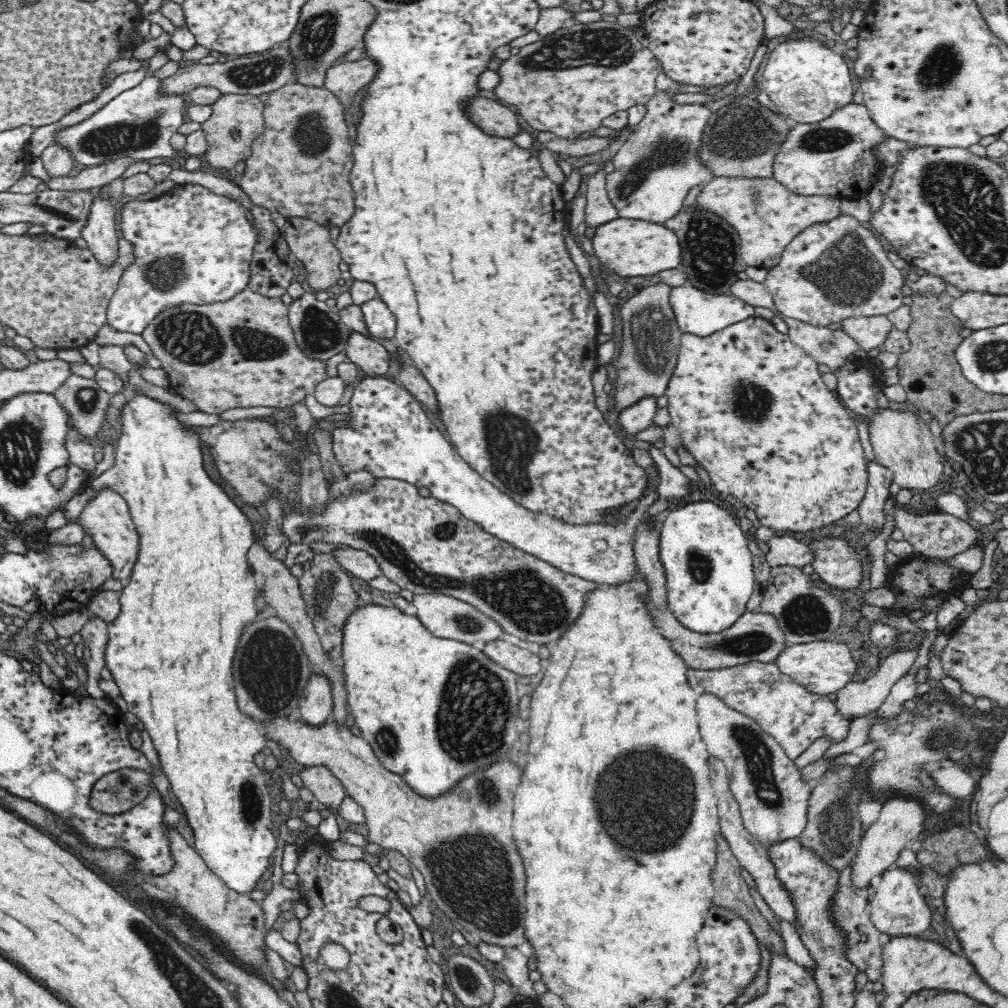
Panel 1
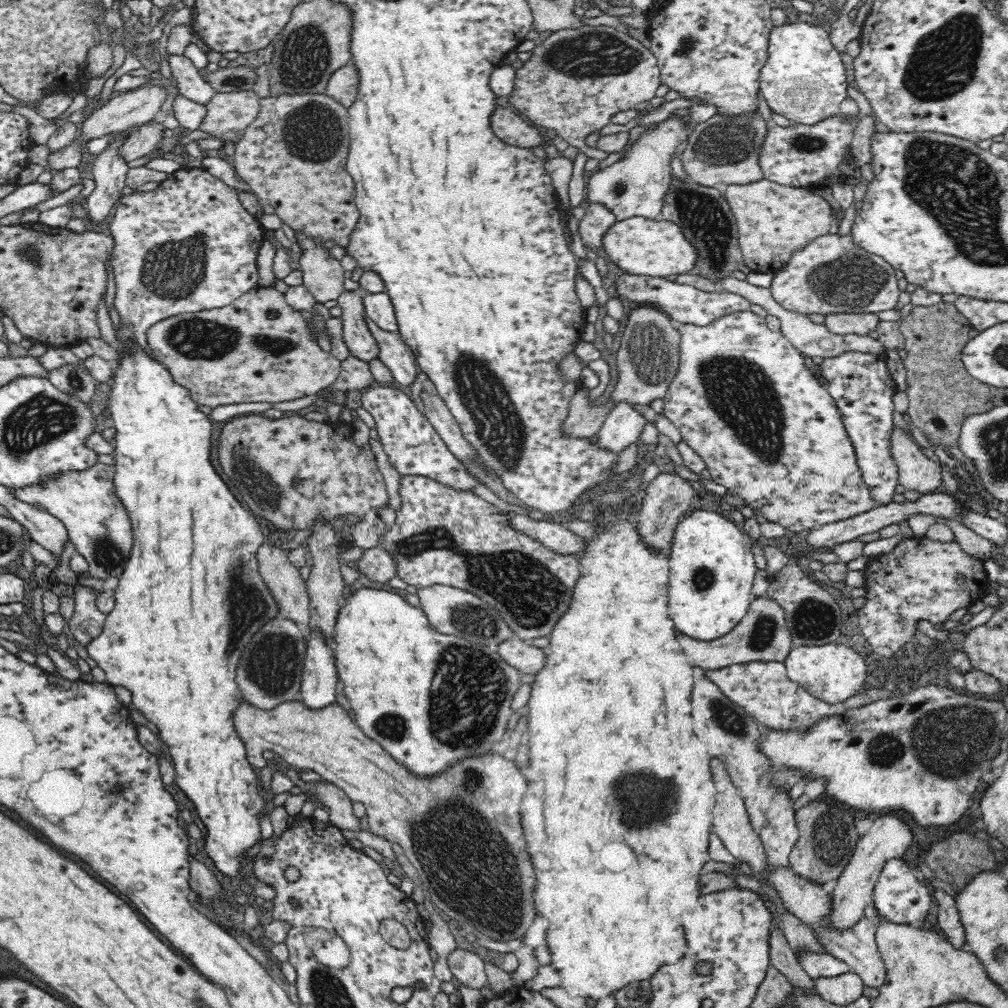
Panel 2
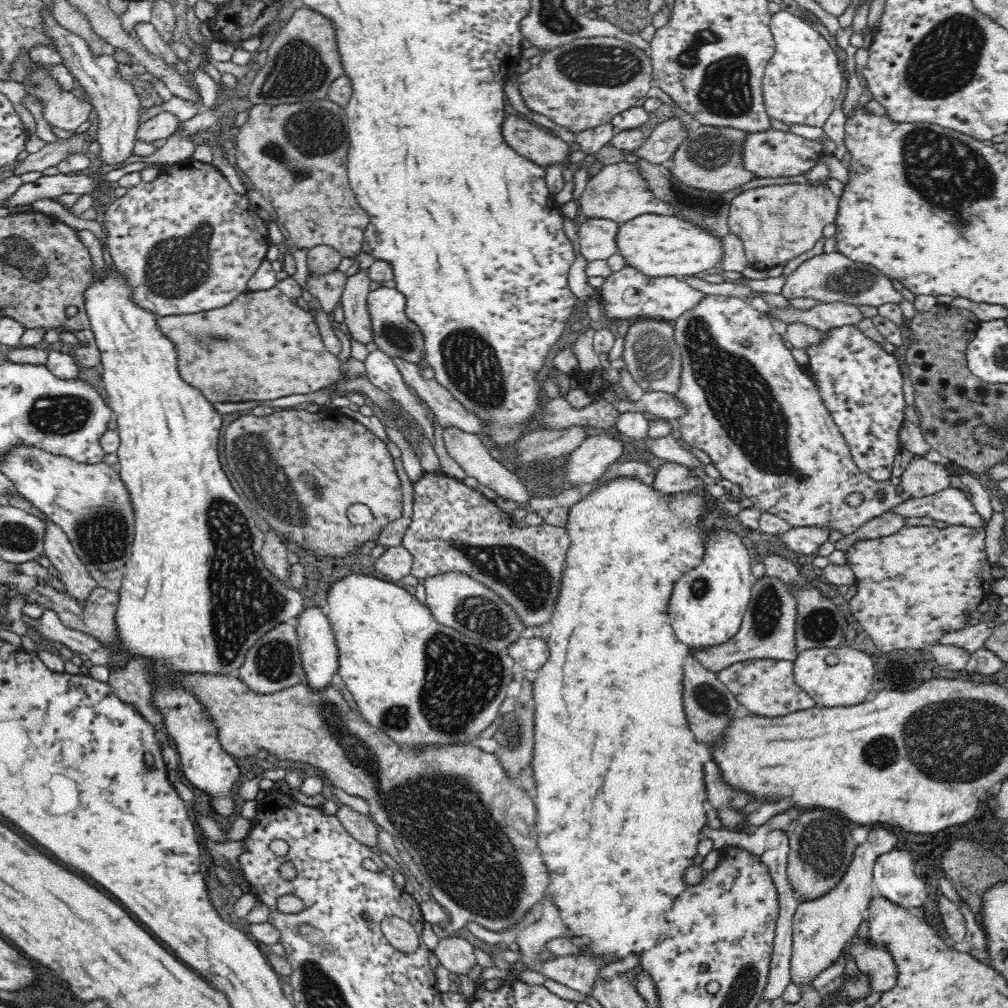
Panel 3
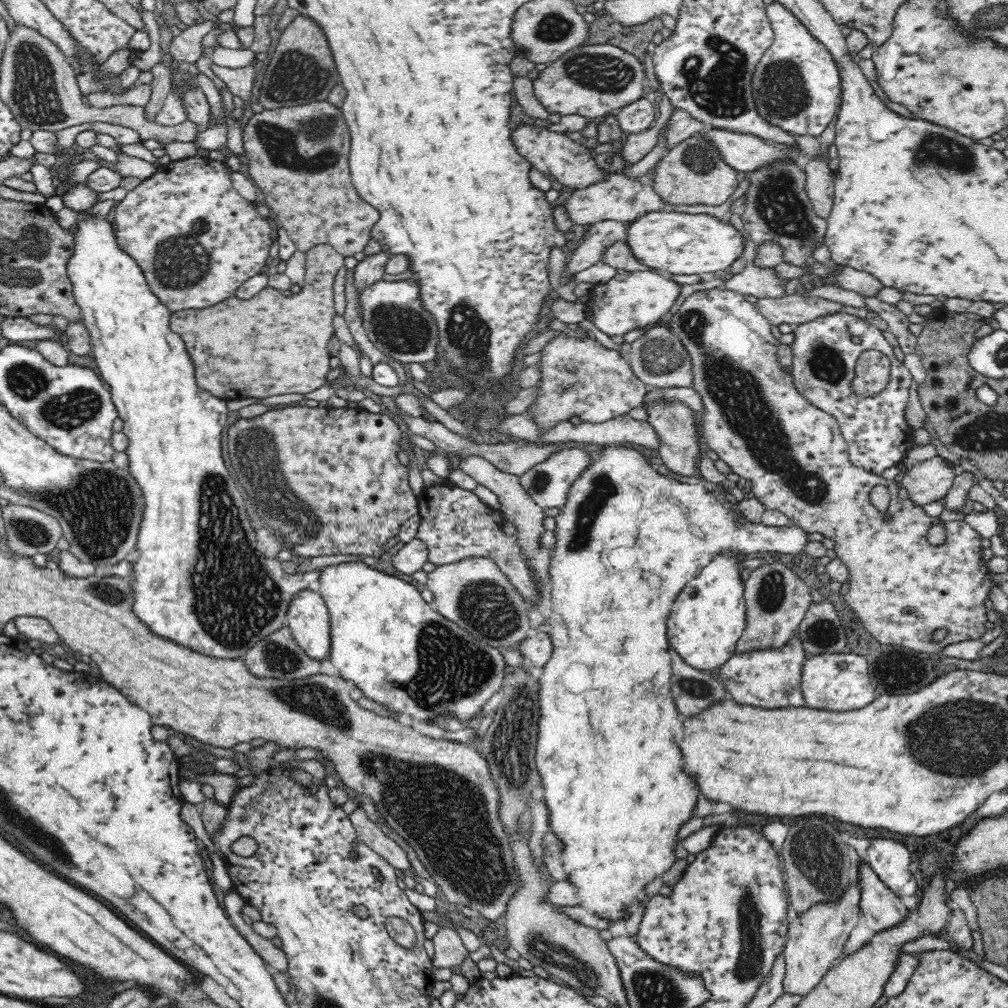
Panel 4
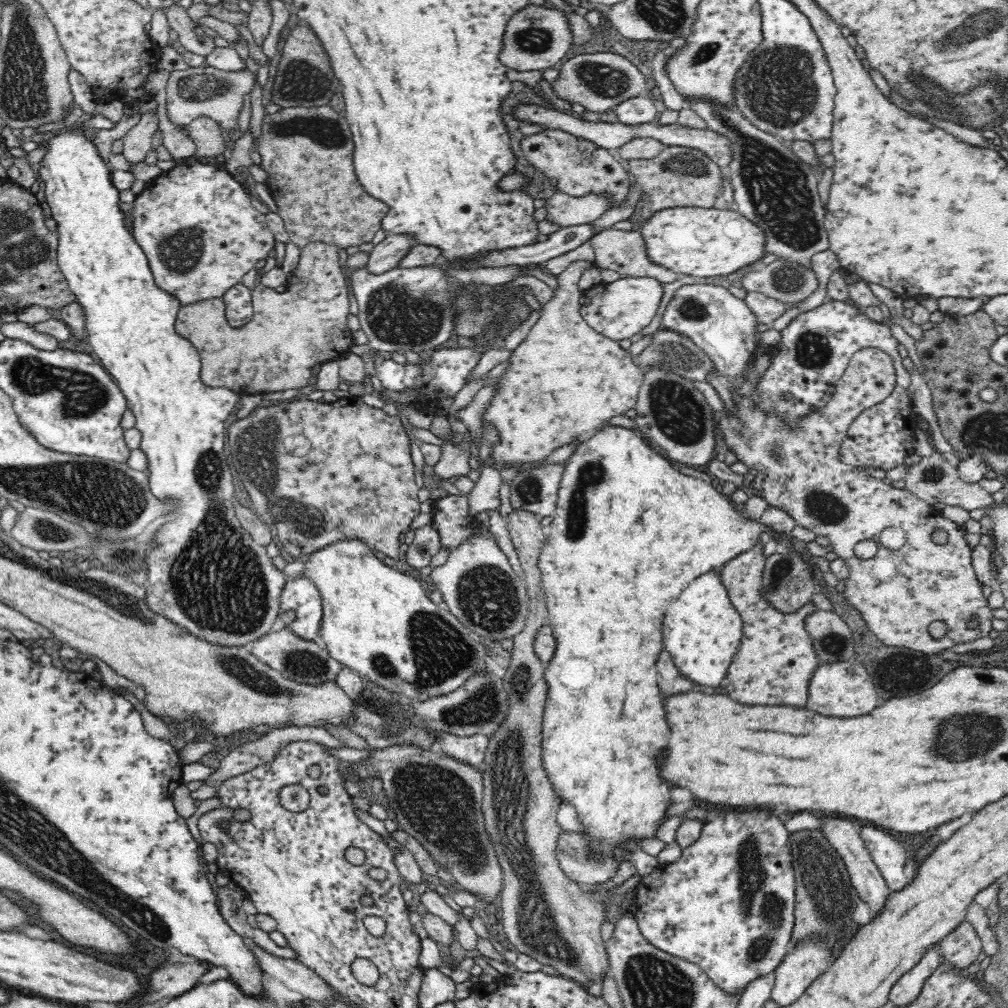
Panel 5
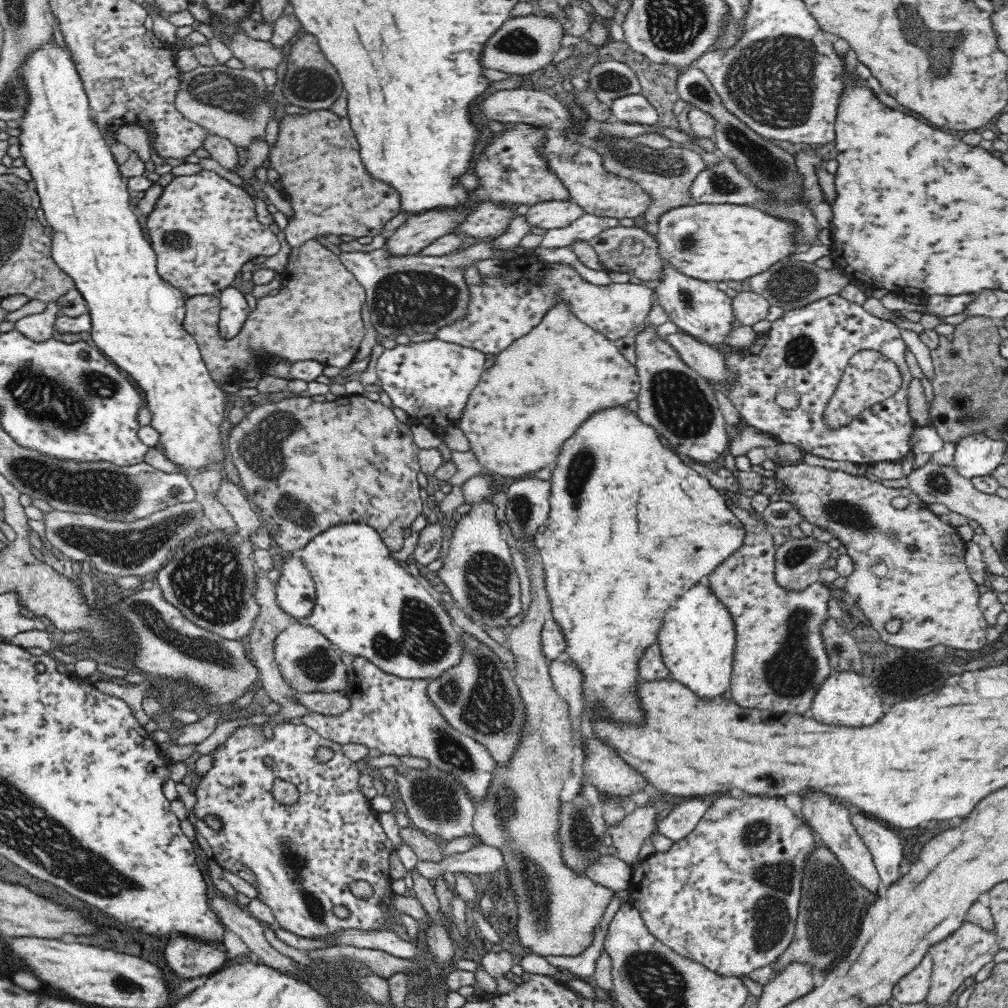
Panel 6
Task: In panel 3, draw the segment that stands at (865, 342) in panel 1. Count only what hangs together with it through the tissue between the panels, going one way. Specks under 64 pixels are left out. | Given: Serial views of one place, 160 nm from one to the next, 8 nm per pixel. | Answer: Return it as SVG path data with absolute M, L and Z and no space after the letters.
M818 301L809 309L798 309L790 304L788 306L771 306L770 304L766 314L787 325L802 323L821 331L838 328L844 324L857 325L864 318L854 304L822 301Z

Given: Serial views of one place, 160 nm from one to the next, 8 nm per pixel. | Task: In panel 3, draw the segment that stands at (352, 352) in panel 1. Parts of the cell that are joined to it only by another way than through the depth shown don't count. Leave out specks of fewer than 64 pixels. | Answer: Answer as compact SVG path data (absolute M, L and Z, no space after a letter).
M359 268L347 276L347 282L341 296L345 321L352 338L362 344L372 342L371 318L367 309L367 297L370 295L372 278L369 268Z

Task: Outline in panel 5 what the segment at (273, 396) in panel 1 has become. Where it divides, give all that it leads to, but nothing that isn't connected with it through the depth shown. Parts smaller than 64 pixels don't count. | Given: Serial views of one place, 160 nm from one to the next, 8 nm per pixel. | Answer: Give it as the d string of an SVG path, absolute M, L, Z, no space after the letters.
M311 242L300 248L296 267L288 278L289 285L280 294L266 286L256 286L252 292L252 322L244 328L232 328L225 317L224 301L221 298L200 300L192 304L184 304L177 312L175 331L187 338L198 349L201 356L200 376L206 386L222 387L244 394L261 394L280 392L290 388L308 386L308 378L312 376L312 366L324 364L330 360L340 360L355 345L352 331L348 327L350 315L350 298L346 286L346 278L340 267L336 245L325 242Z

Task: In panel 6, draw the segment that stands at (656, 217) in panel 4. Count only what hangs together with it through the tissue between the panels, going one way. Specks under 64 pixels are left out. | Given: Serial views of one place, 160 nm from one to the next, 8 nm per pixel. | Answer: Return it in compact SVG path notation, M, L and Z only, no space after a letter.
M695 203L666 212L658 222L660 230L654 236L659 242L659 255L677 271L697 280L717 284L728 281L744 281L751 276L766 272L773 264L800 252L795 234L798 223L768 215L761 206L744 204Z

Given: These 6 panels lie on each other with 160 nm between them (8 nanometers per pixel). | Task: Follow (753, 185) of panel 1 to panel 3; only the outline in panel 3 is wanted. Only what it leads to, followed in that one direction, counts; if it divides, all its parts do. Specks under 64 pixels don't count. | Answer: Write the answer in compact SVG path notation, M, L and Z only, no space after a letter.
M826 182L762 185L734 197L728 225L742 241L750 268L766 271L808 252L822 238L824 227L835 223L839 210L838 197Z

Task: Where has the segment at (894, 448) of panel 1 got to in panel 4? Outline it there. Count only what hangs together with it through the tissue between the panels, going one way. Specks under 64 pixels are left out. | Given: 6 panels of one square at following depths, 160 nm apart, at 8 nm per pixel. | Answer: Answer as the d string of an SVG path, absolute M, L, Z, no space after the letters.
M938 455L917 462L905 471L904 478L899 483L908 491L910 501L924 506L934 500L943 499L954 479L951 463Z

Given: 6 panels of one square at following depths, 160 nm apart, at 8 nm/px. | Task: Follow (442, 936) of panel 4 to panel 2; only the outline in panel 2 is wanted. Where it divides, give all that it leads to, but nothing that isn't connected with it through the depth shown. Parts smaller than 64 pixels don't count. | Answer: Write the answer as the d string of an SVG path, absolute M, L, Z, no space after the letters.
M456 948L446 958L454 978L464 986L480 990L489 982L484 961L468 949Z

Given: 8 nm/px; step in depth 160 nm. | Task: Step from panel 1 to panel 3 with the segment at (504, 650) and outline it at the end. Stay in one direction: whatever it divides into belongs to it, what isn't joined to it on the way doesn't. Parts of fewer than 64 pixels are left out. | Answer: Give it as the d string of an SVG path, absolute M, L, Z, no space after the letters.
M521 638L507 649L507 654L524 669L538 672L548 662L549 647L542 638Z

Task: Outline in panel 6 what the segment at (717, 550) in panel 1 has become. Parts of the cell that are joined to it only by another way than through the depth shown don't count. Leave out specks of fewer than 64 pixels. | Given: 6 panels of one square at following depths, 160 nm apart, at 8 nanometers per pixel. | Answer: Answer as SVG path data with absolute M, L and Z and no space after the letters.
M707 585L691 586L686 594L679 596L676 604L665 612L662 630L658 634L657 642L661 652L661 660L669 671L669 678L682 683L694 694L702 698L714 698L724 694L731 685L731 674L733 670L733 655L735 651L735 627L732 624L730 611L714 596Z

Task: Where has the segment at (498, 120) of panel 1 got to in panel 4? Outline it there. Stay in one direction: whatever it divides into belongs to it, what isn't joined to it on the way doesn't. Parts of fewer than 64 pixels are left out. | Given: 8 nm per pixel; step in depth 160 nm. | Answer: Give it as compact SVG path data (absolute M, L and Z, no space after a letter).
M522 124L512 131L512 142L518 153L536 170L544 175L552 176L560 185L570 189L580 190L592 184L600 184L610 178L609 171L599 168L593 150L586 145L570 139L563 132L547 131L543 127Z

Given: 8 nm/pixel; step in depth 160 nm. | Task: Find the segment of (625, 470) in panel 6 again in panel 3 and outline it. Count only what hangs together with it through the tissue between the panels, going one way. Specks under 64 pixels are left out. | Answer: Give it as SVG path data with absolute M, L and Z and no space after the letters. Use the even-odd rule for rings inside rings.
M616 476L610 480L596 481L590 487L585 488L582 493L582 498L572 506L568 511L568 518L564 529L568 533L568 550L566 550L566 560L564 560L564 570L562 570L562 576L560 576L560 592L558 592L556 606L554 606L554 612L551 616L552 631L550 636L546 639L549 647L549 658L547 664L538 670L537 678L533 681L534 690L534 702L536 703L535 708L535 721L534 721L534 732L535 740L533 748L533 759L532 768L534 768L534 776L536 776L536 798L534 798L534 804L536 804L536 832L538 832L538 844L544 852L544 864L546 868L550 870L550 886L548 890L552 892L554 896L554 904L560 910L560 915L567 924L569 931L567 932L570 936L576 936L576 938L584 938L583 942L587 942L587 951L583 954L589 954L590 956L613 956L616 960L620 958L626 958L630 956L632 952L640 954L648 948L652 948L660 938L662 934L668 930L668 922L664 920L664 912L668 908L672 908L676 896L686 888L687 884L684 884L682 876L684 876L684 870L688 866L692 866L692 858L696 856L696 846L698 846L698 840L702 837L700 833L700 828L707 824L706 821L706 810L704 810L704 800L706 800L706 784L704 784L704 764L708 760L708 750L704 746L700 746L694 738L694 734L690 732L688 728L688 722L686 722L686 714L684 714L684 706L682 706L682 678L684 678L684 660L686 654L689 654L689 650L686 650L678 640L676 640L676 634L670 626L670 618L668 618L668 607L671 599L671 594L676 584L676 581L696 568L704 558L705 555L705 538L696 527L698 523L703 518L703 516L708 512L707 504L708 495L705 491L697 492L695 490L682 490L682 492L672 492L672 494L666 494L665 492L658 492L653 484L646 484L642 482L639 478L635 476ZM792 527L788 532L776 535L777 540L788 549L800 554L812 554L828 540L830 529L826 527Z

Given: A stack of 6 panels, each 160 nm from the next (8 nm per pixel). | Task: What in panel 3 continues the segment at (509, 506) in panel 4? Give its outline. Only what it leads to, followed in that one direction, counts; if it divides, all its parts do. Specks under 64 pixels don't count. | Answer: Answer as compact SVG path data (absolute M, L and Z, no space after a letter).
M445 428L443 441L447 453L464 470L466 476L476 478L478 484L487 486L496 493L496 496L500 496L504 500L513 500L521 508L525 507L526 510L529 505L529 500L532 497L526 489L526 485L522 483L514 471L506 469L502 463L492 458L477 434L468 434L458 428Z

